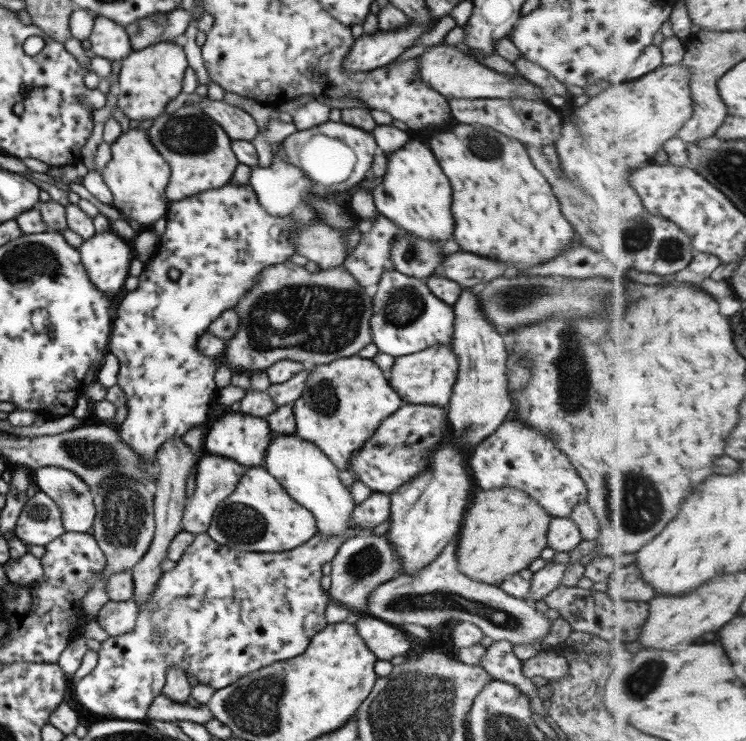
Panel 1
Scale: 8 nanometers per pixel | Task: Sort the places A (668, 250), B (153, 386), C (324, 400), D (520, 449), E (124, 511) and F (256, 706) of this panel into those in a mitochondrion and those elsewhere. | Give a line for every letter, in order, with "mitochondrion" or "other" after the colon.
A: mitochondrion
B: other
C: mitochondrion
D: other
E: mitochondrion
F: mitochondrion

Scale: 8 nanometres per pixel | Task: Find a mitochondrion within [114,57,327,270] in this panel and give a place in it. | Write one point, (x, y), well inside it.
(190, 135)

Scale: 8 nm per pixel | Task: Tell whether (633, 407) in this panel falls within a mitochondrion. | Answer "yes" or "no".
no

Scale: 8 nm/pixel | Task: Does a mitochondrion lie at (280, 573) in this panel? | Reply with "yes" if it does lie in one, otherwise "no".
no

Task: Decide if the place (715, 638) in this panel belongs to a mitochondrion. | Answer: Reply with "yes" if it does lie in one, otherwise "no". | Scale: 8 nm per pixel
no

